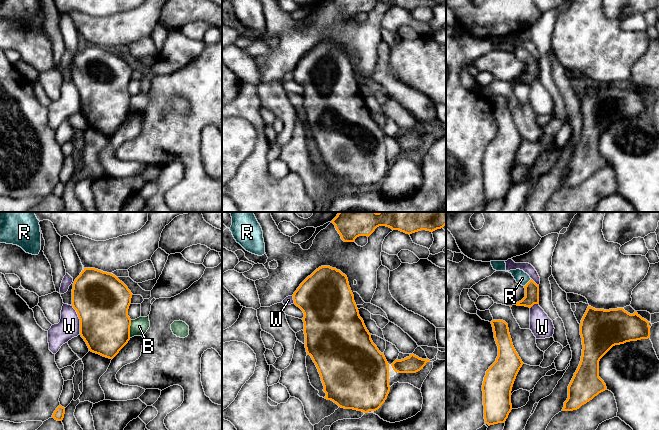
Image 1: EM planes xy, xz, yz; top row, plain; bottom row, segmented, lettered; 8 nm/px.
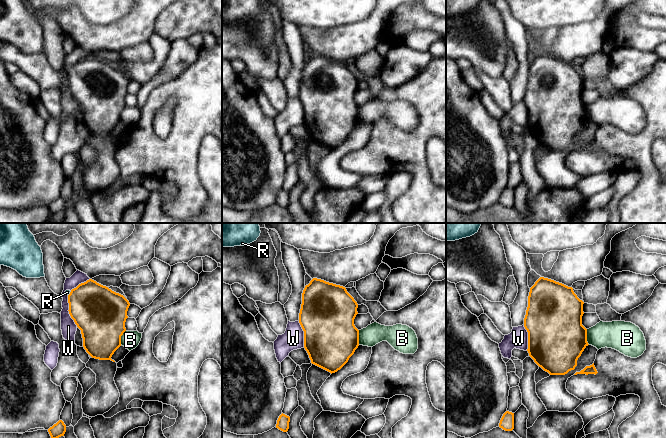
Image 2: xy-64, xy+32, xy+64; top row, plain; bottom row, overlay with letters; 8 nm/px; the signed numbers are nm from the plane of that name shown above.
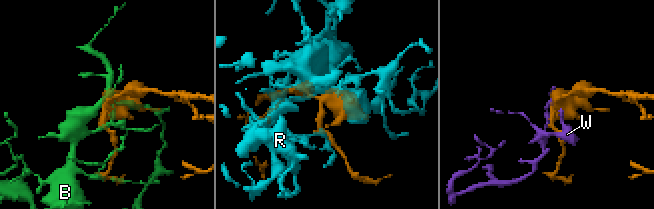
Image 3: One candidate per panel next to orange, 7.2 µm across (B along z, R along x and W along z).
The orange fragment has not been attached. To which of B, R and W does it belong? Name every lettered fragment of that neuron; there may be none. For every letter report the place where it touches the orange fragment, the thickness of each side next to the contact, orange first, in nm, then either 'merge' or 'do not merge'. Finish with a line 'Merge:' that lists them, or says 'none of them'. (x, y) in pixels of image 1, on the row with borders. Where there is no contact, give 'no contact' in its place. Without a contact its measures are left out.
B: contact xy (129, 329); calibres 400 and 140 nm; do not merge
R: contact yz (527, 283); calibres 110 and 110 nm; merge
W: contact xy (80, 320); calibres 440 and 180 nm; do not merge
Merge: R

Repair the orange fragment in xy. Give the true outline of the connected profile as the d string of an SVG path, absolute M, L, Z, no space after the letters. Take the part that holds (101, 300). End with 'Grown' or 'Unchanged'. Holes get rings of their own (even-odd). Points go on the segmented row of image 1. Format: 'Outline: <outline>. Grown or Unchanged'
Outline: M84 268L75 279L72 306L80 319L80 335L89 351L113 359L130 340L128 309L132 293L115 275L95 268Z. Unchanged

